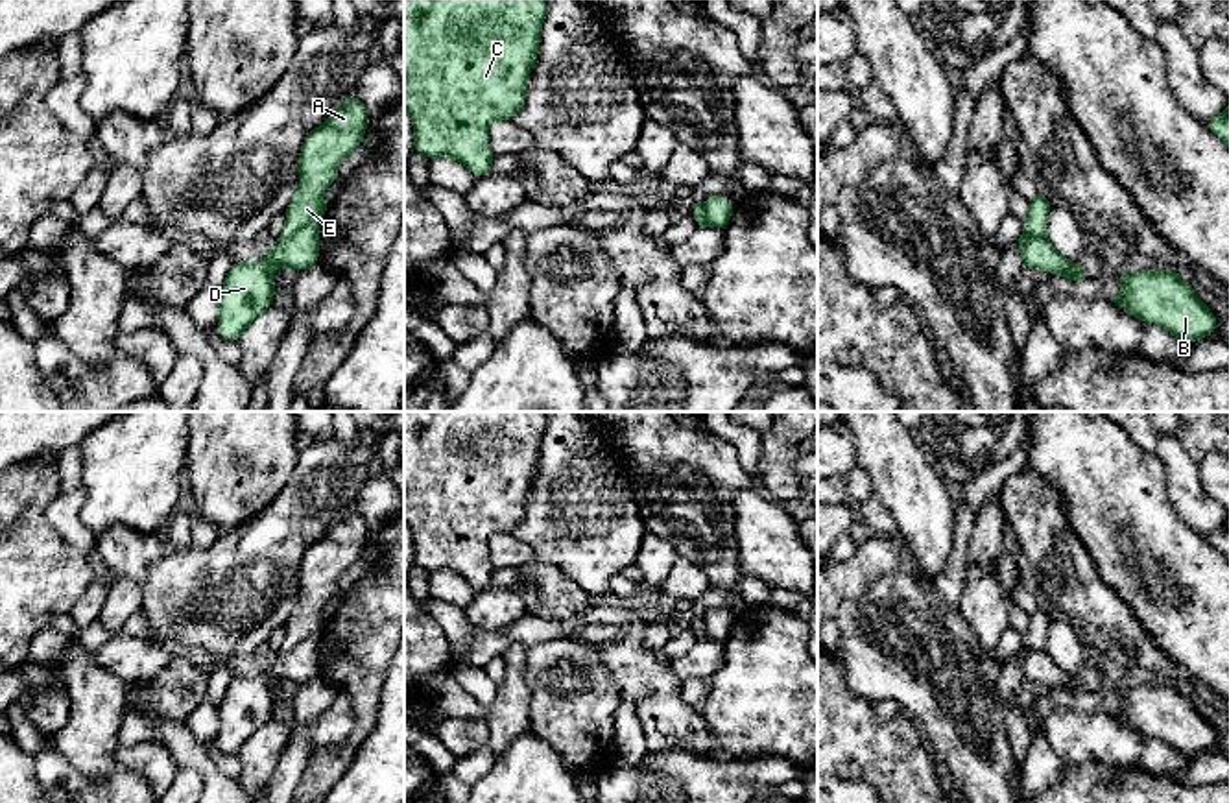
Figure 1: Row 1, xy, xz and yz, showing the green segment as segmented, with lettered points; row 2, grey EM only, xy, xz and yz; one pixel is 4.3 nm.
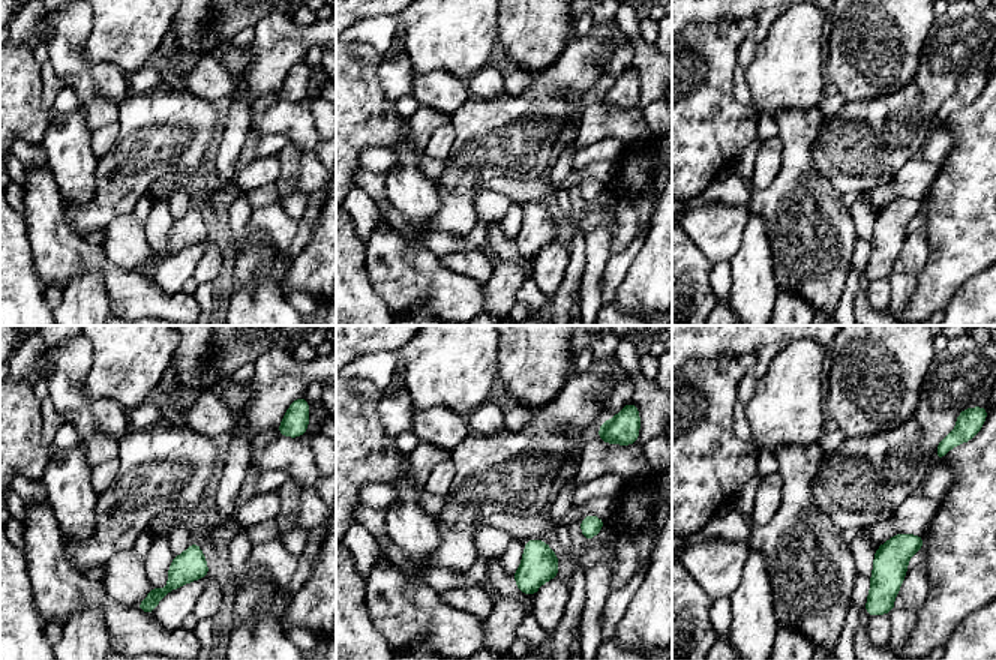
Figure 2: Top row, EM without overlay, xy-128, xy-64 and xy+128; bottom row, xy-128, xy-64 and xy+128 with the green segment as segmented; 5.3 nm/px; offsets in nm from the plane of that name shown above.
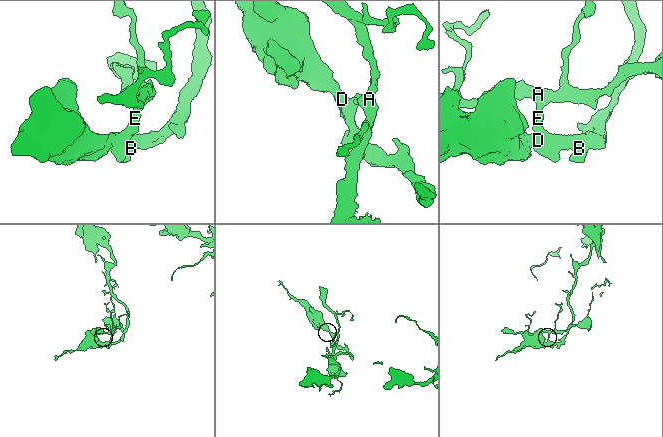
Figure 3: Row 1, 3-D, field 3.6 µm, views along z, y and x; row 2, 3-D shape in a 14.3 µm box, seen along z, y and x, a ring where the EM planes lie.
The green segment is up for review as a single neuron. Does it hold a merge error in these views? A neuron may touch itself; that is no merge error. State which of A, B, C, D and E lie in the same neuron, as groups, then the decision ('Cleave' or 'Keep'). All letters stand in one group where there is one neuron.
Groups: A E / B C D. Cleave

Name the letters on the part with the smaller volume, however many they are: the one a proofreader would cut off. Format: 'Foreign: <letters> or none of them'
Foreign: A, E

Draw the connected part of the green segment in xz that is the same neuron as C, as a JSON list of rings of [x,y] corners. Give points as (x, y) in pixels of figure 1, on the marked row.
[[[404,0],[404,111],[413,122],[415,153],[452,157],[476,177],[491,174],[487,129],[522,109],[544,17],[546,0]]]

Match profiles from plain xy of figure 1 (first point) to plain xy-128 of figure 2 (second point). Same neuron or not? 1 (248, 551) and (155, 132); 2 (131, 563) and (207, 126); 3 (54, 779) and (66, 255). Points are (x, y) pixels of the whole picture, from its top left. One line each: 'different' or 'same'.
1: same
2: different
3: same

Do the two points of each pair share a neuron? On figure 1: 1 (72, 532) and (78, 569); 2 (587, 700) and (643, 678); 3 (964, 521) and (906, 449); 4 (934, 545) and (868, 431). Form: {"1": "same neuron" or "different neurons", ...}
{"1": "different neurons", "2": "different neurons", "3": "different neurons", "4": "same neuron"}

